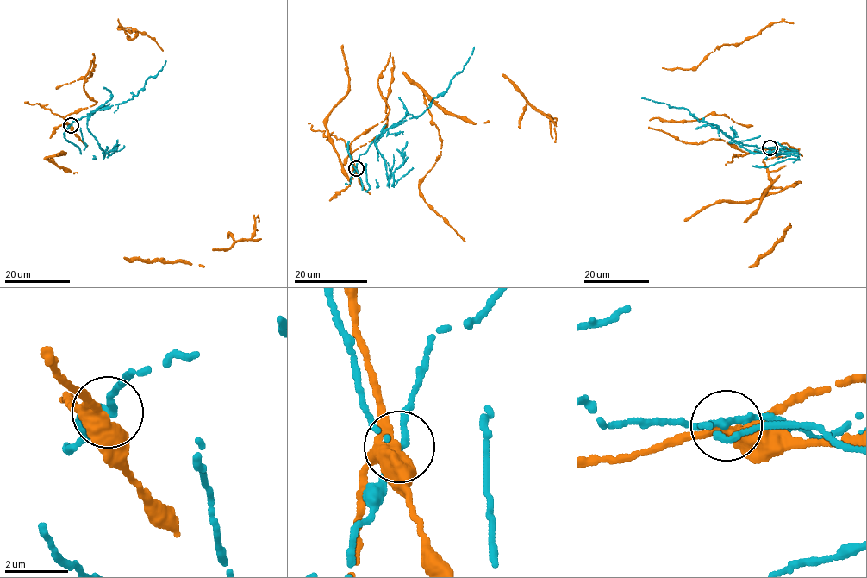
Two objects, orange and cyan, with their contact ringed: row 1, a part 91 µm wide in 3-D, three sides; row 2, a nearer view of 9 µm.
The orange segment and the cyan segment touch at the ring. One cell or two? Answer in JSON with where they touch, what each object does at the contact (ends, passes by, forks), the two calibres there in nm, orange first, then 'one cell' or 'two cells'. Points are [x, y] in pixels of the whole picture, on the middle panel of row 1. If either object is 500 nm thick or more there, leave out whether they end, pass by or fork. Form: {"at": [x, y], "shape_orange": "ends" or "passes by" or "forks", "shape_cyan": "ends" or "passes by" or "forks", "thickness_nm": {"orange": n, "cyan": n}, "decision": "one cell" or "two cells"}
{"at": [356, 168], "shape_orange": "forks", "shape_cyan": "passes by", "thickness_nm": {"orange": 340, "cyan": 220}, "decision": "two cells"}

